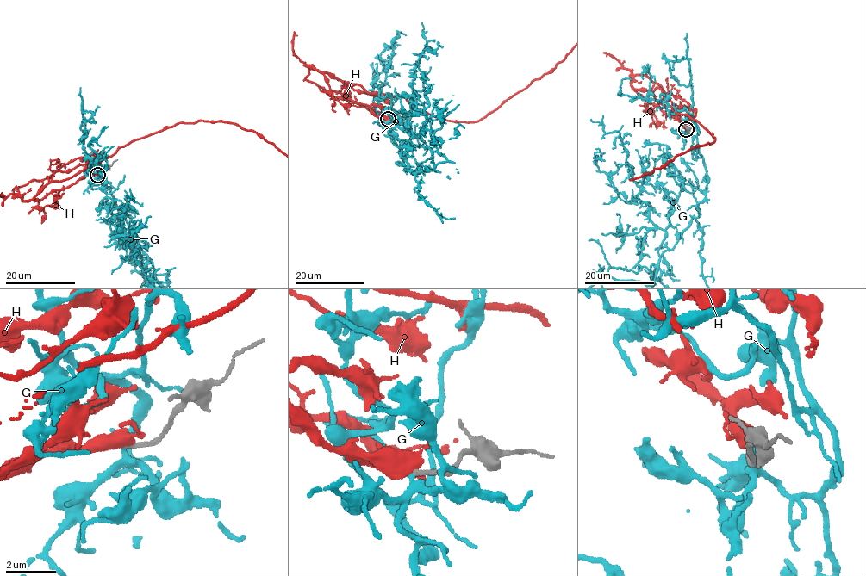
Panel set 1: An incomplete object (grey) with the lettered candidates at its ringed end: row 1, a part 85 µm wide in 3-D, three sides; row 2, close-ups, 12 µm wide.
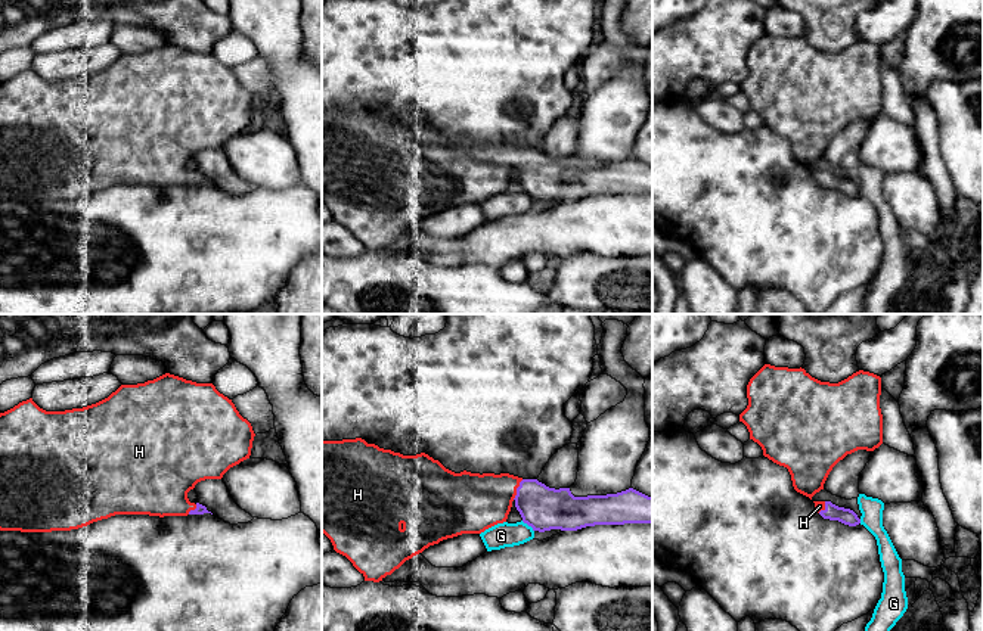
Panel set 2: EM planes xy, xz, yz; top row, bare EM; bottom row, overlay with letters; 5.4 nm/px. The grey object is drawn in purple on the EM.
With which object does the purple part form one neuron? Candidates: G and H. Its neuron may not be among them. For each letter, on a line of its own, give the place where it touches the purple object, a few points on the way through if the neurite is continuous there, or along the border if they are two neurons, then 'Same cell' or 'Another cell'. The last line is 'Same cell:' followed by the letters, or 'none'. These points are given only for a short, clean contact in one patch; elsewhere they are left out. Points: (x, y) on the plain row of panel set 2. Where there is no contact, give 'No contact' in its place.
G: Touches purple at xz (529, 195). Boundary: xz (521, 190), (533, 201). Another cell
H: Touches purple at xz (517, 159). Path across: xz (542, 177), (527, 162), (517, 159), (501, 159), (474, 173). Same cell
Same cell: H

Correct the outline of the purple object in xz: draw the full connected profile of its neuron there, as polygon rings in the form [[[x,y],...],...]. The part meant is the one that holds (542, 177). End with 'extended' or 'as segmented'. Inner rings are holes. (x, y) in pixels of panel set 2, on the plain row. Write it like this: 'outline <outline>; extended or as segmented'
outline [[[362,108],[342,111],[322,109],[322,202],[331,209],[334,220],[345,226],[365,246],[379,252],[406,230],[430,215],[462,203],[481,203],[503,193],[515,175],[522,192],[533,201],[577,201],[595,195],[652,193],[652,167],[633,158],[617,164],[574,167],[570,158],[549,158],[537,149],[522,149],[509,143],[455,143],[425,122],[403,125],[391,119],[368,114]]]; extended

